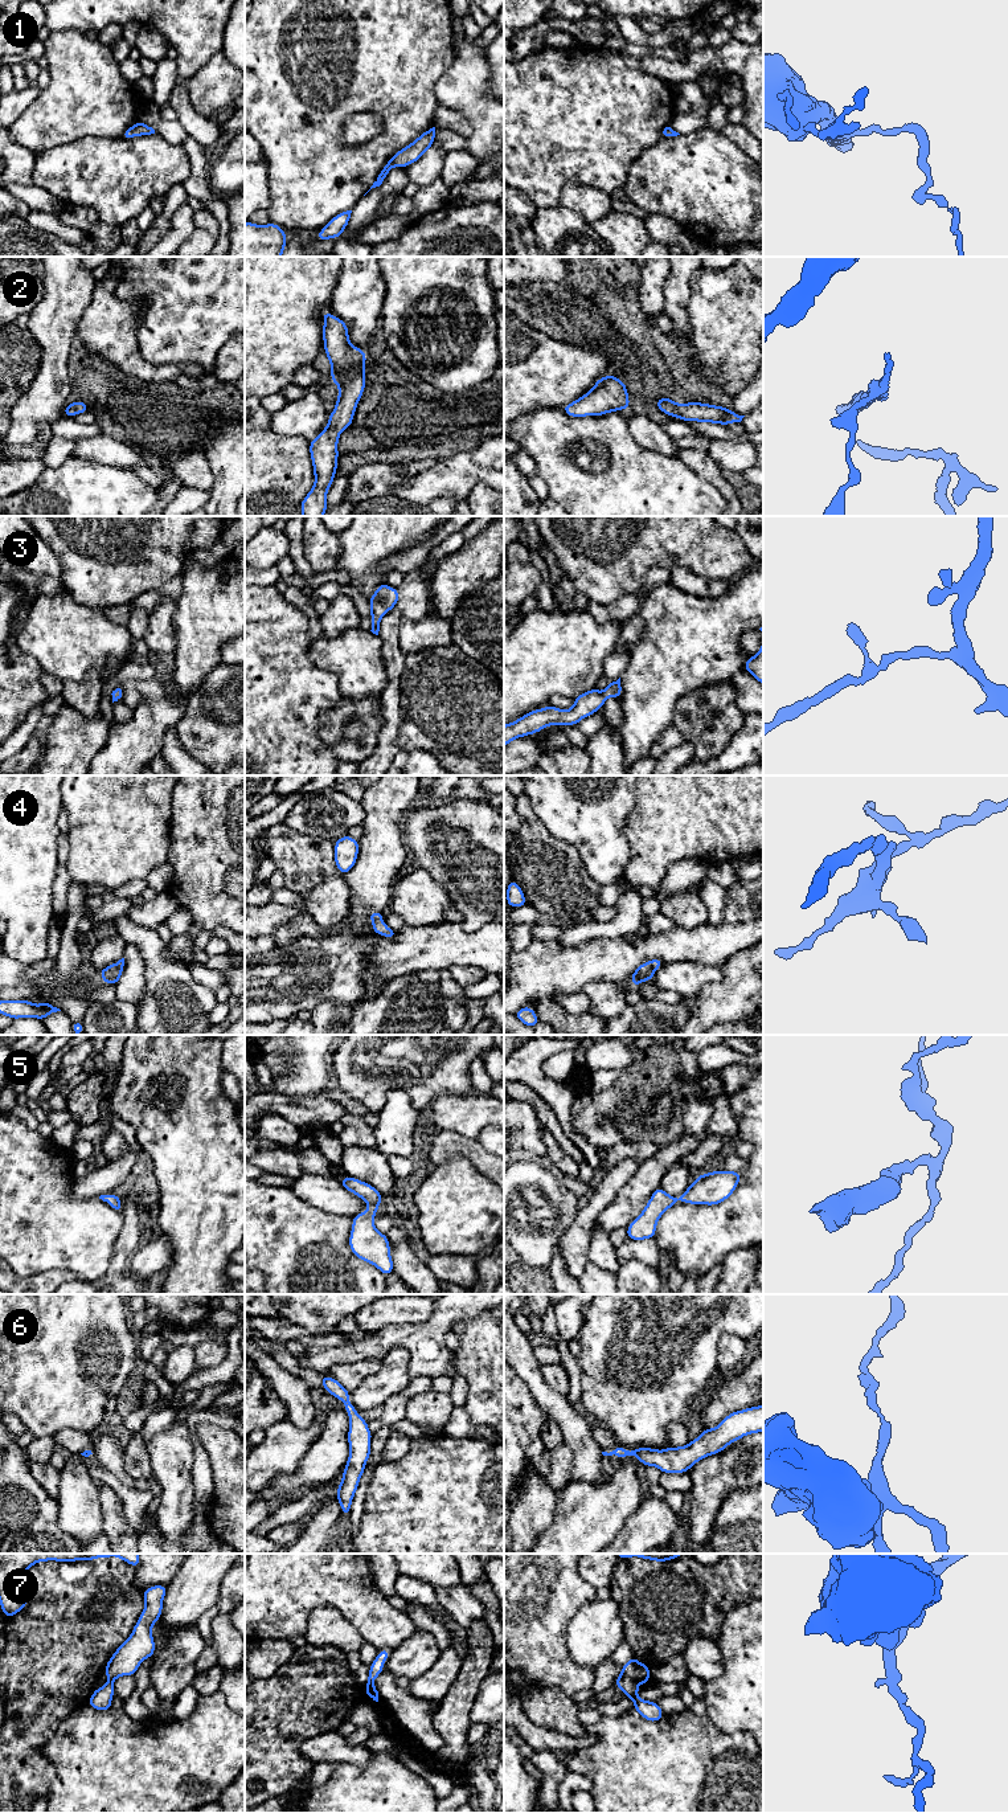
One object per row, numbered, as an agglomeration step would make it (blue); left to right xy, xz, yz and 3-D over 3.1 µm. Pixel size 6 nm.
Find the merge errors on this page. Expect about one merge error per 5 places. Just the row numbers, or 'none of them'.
7

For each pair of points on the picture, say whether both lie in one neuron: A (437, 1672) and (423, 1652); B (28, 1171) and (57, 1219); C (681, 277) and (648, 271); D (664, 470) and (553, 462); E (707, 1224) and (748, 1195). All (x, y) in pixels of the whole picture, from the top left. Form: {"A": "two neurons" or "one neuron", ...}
{"A": "two neurons", "B": "one neuron", "C": "two neurons", "D": "one neuron", "E": "one neuron"}

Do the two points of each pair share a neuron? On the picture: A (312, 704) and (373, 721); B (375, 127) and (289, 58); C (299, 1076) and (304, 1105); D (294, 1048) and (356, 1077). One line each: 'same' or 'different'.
A: different
B: different
C: different
D: different

